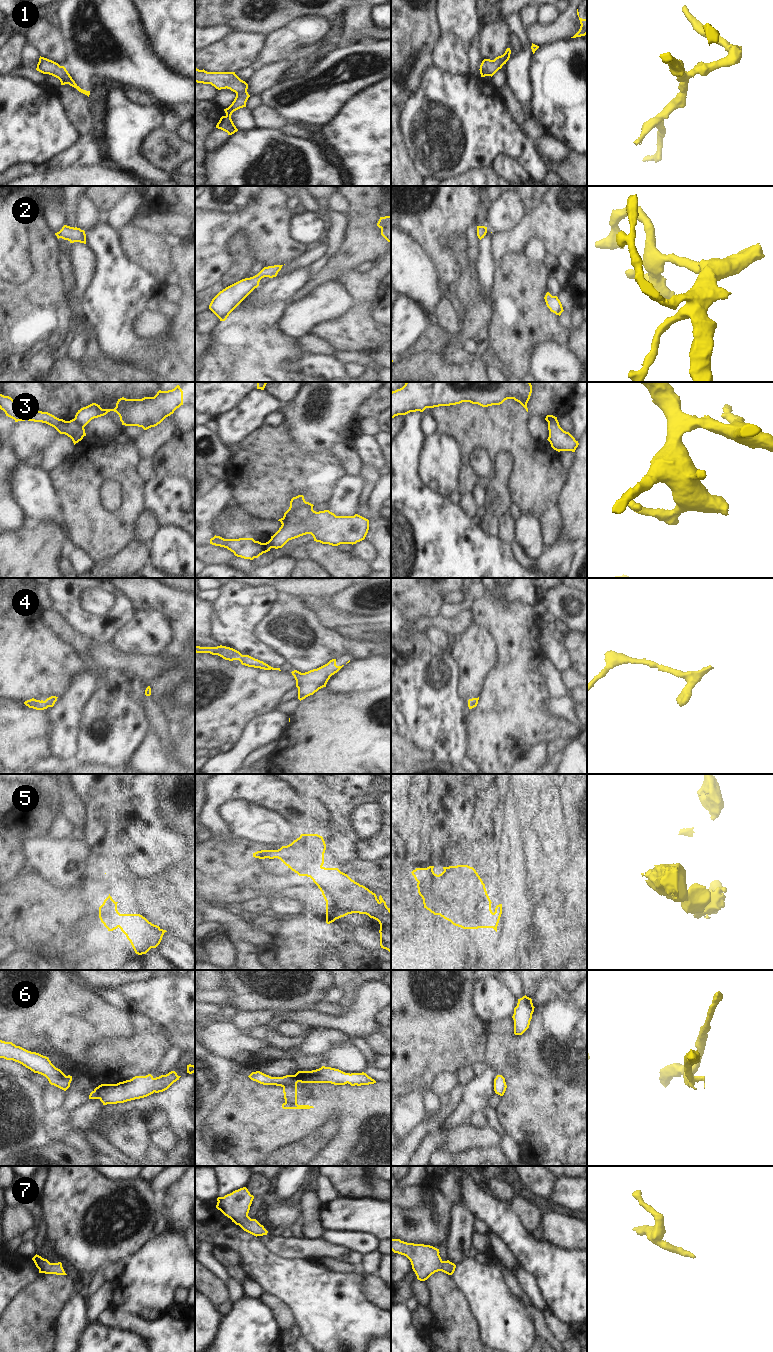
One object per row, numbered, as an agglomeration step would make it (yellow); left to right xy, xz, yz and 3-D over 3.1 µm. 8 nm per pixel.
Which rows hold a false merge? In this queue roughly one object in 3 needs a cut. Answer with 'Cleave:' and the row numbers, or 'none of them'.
Cleave: 3

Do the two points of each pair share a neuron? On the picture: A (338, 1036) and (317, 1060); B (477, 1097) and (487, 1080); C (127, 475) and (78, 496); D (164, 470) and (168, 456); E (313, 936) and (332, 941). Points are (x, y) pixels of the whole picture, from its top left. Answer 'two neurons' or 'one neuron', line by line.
A: two neurons
B: one neuron
C: one neuron
D: one neuron
E: one neuron

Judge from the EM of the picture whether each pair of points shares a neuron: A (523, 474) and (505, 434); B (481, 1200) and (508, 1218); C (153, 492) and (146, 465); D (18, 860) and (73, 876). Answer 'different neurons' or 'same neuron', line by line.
A: same neuron
B: same neuron
C: different neurons
D: different neurons

